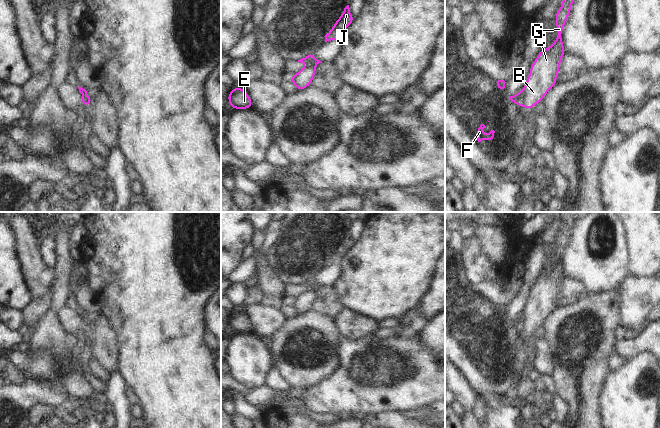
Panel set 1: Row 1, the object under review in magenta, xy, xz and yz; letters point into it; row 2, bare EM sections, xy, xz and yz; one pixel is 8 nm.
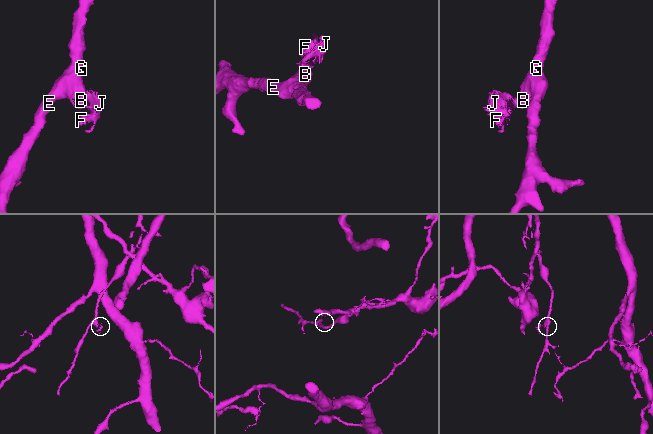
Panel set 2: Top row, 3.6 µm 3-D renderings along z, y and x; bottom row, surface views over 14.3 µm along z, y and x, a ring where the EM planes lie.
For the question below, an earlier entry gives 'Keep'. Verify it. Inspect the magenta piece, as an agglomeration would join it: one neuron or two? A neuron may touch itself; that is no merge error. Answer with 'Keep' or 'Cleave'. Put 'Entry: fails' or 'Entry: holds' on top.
Entry: fails
Cleave.

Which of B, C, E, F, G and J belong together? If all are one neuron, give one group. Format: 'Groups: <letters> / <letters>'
Groups: B C E G / F J.

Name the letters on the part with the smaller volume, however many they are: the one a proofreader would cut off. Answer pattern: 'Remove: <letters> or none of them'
Remove: F, J

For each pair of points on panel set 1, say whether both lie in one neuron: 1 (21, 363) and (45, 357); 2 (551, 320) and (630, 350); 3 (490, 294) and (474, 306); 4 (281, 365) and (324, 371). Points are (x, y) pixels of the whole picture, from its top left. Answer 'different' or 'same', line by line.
1: same
2: different
3: same
4: same

